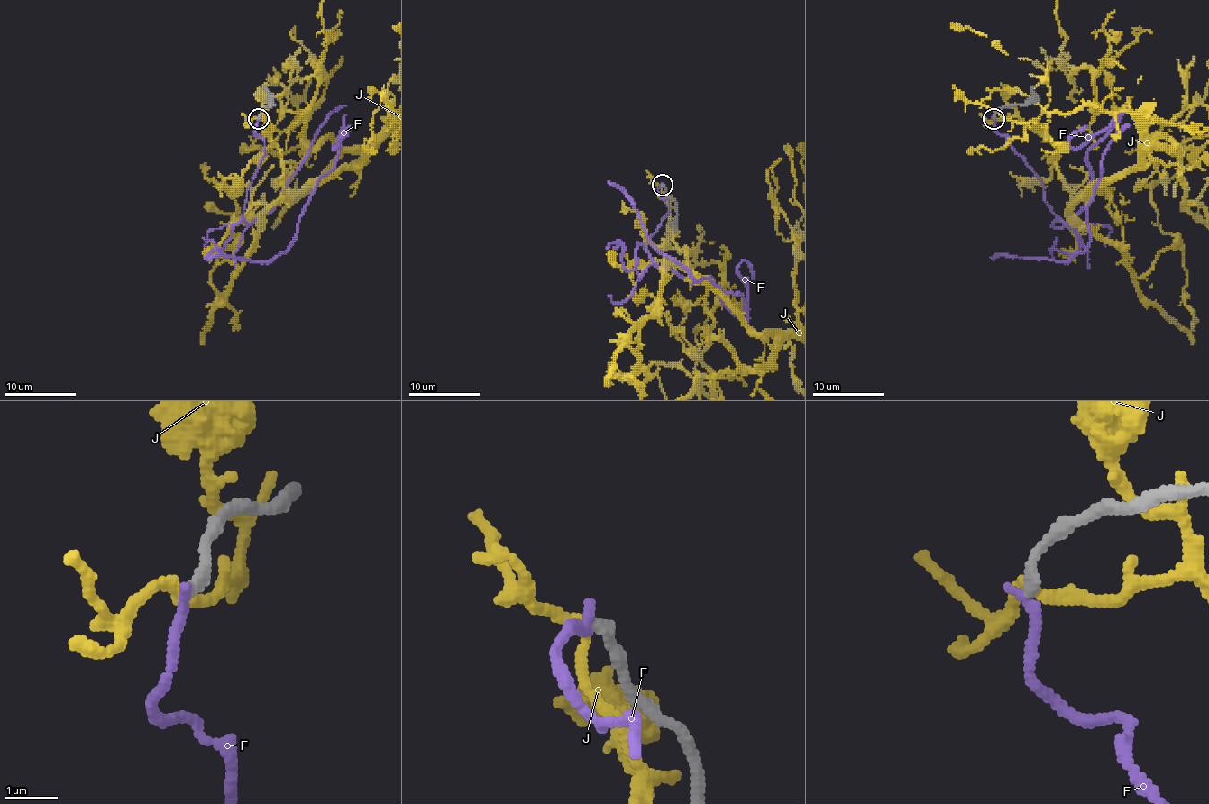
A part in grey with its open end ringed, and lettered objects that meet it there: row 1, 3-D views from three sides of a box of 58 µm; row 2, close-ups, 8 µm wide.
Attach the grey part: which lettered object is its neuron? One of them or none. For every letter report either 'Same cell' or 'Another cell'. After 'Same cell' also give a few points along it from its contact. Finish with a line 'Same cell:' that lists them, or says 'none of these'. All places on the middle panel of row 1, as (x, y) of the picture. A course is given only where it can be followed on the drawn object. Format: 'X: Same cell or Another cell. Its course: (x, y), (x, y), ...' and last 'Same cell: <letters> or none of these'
F: Same cell
J: Another cell
Same cell: F

